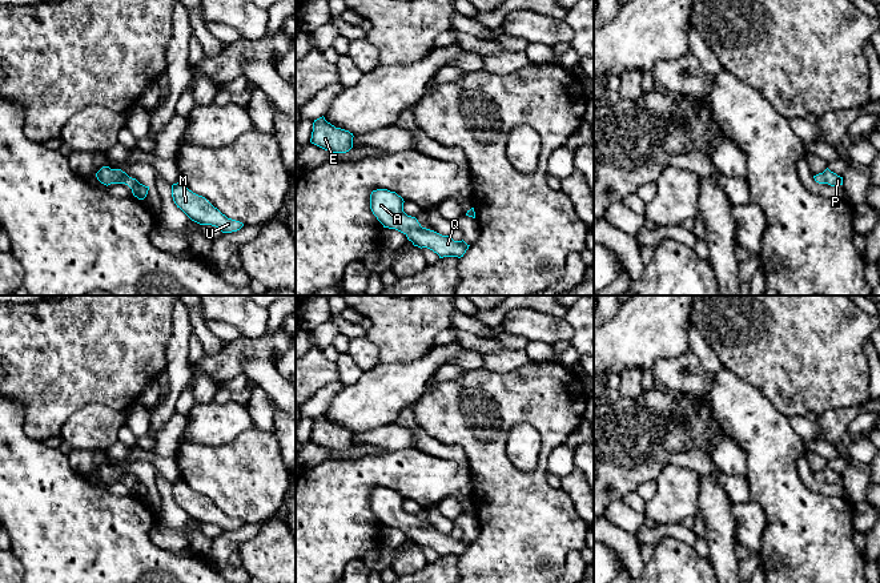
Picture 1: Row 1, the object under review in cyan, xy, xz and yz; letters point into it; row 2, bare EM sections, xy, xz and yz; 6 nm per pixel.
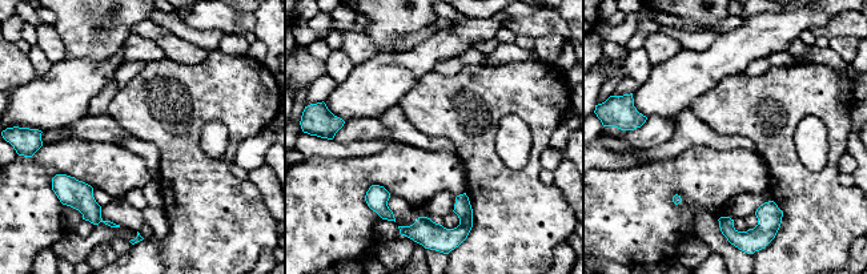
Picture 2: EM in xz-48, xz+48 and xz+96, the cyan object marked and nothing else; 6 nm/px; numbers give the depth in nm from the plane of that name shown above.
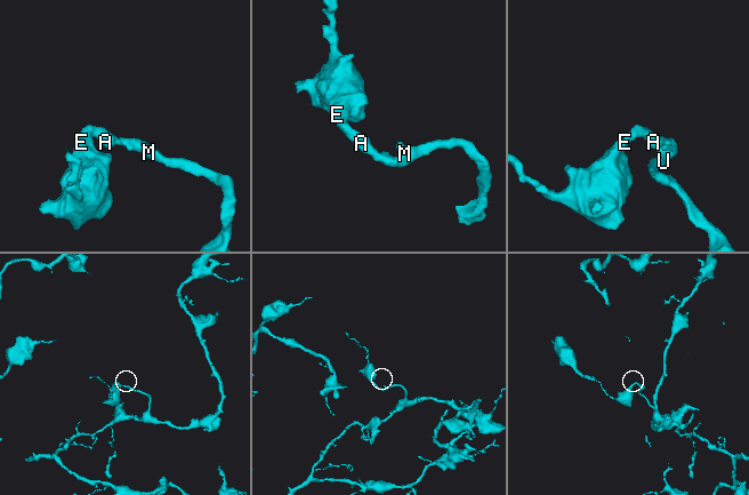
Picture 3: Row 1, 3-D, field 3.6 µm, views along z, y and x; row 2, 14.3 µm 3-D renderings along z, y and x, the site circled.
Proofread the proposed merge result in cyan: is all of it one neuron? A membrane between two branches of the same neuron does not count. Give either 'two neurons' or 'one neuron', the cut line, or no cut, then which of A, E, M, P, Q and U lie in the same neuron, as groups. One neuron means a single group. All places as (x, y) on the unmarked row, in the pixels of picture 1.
one neuron; cut none; groups A E M P Q U

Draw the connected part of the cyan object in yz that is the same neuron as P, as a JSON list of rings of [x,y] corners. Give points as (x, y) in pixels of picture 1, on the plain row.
[[[828,466],[816,474],[813,474],[815,479],[819,482],[828,482],[831,485],[840,485],[843,483],[843,475],[837,474],[836,471],[831,470]]]

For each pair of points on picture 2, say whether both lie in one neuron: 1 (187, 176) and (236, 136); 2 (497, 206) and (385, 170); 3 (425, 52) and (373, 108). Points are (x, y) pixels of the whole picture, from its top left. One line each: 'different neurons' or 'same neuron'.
1: same neuron
2: different neurons
3: same neuron

